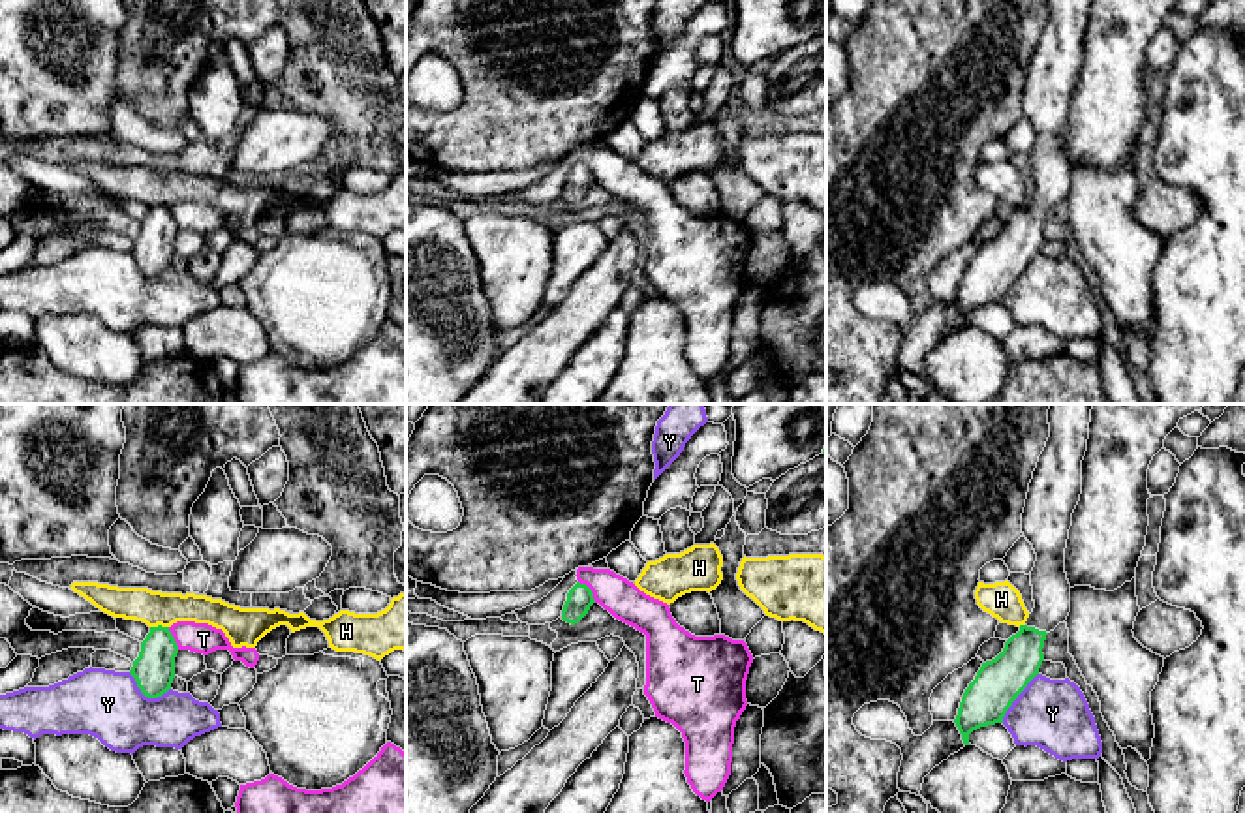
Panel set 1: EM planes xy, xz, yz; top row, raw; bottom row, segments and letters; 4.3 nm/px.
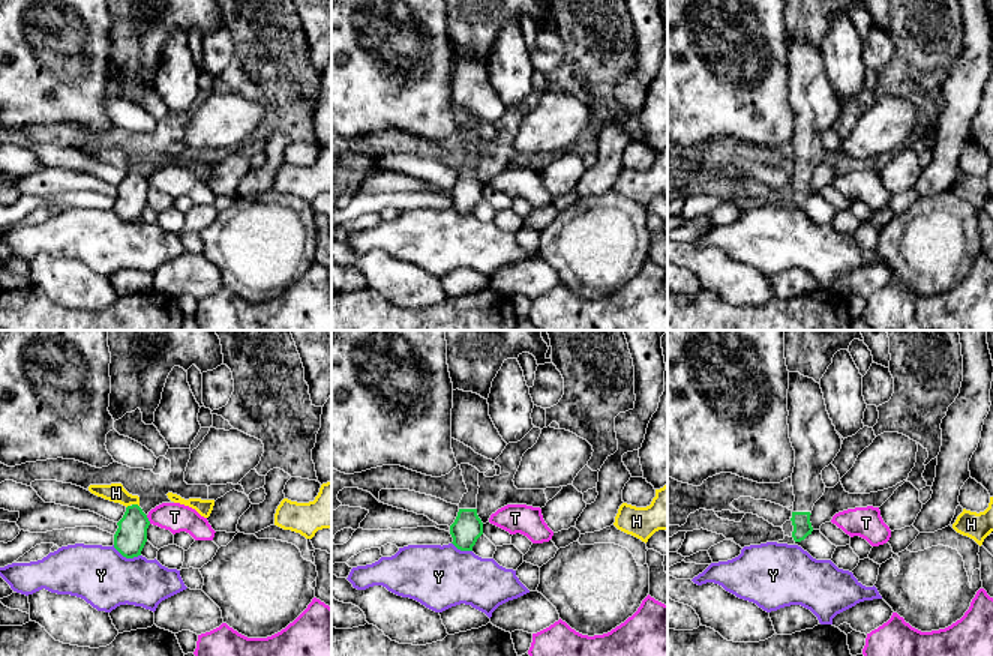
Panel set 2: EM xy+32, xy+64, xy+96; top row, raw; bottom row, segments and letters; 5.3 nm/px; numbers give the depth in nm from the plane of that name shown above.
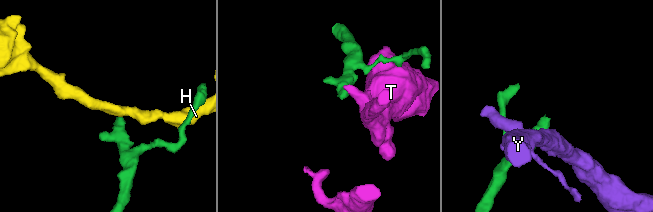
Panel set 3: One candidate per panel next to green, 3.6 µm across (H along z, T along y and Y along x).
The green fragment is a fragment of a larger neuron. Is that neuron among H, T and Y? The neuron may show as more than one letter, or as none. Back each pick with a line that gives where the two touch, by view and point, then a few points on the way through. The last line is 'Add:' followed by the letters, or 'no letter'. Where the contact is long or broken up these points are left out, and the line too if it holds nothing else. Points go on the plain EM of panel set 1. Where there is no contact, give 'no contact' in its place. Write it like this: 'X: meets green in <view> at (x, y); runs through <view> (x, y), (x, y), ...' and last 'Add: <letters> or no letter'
Add: no letter

